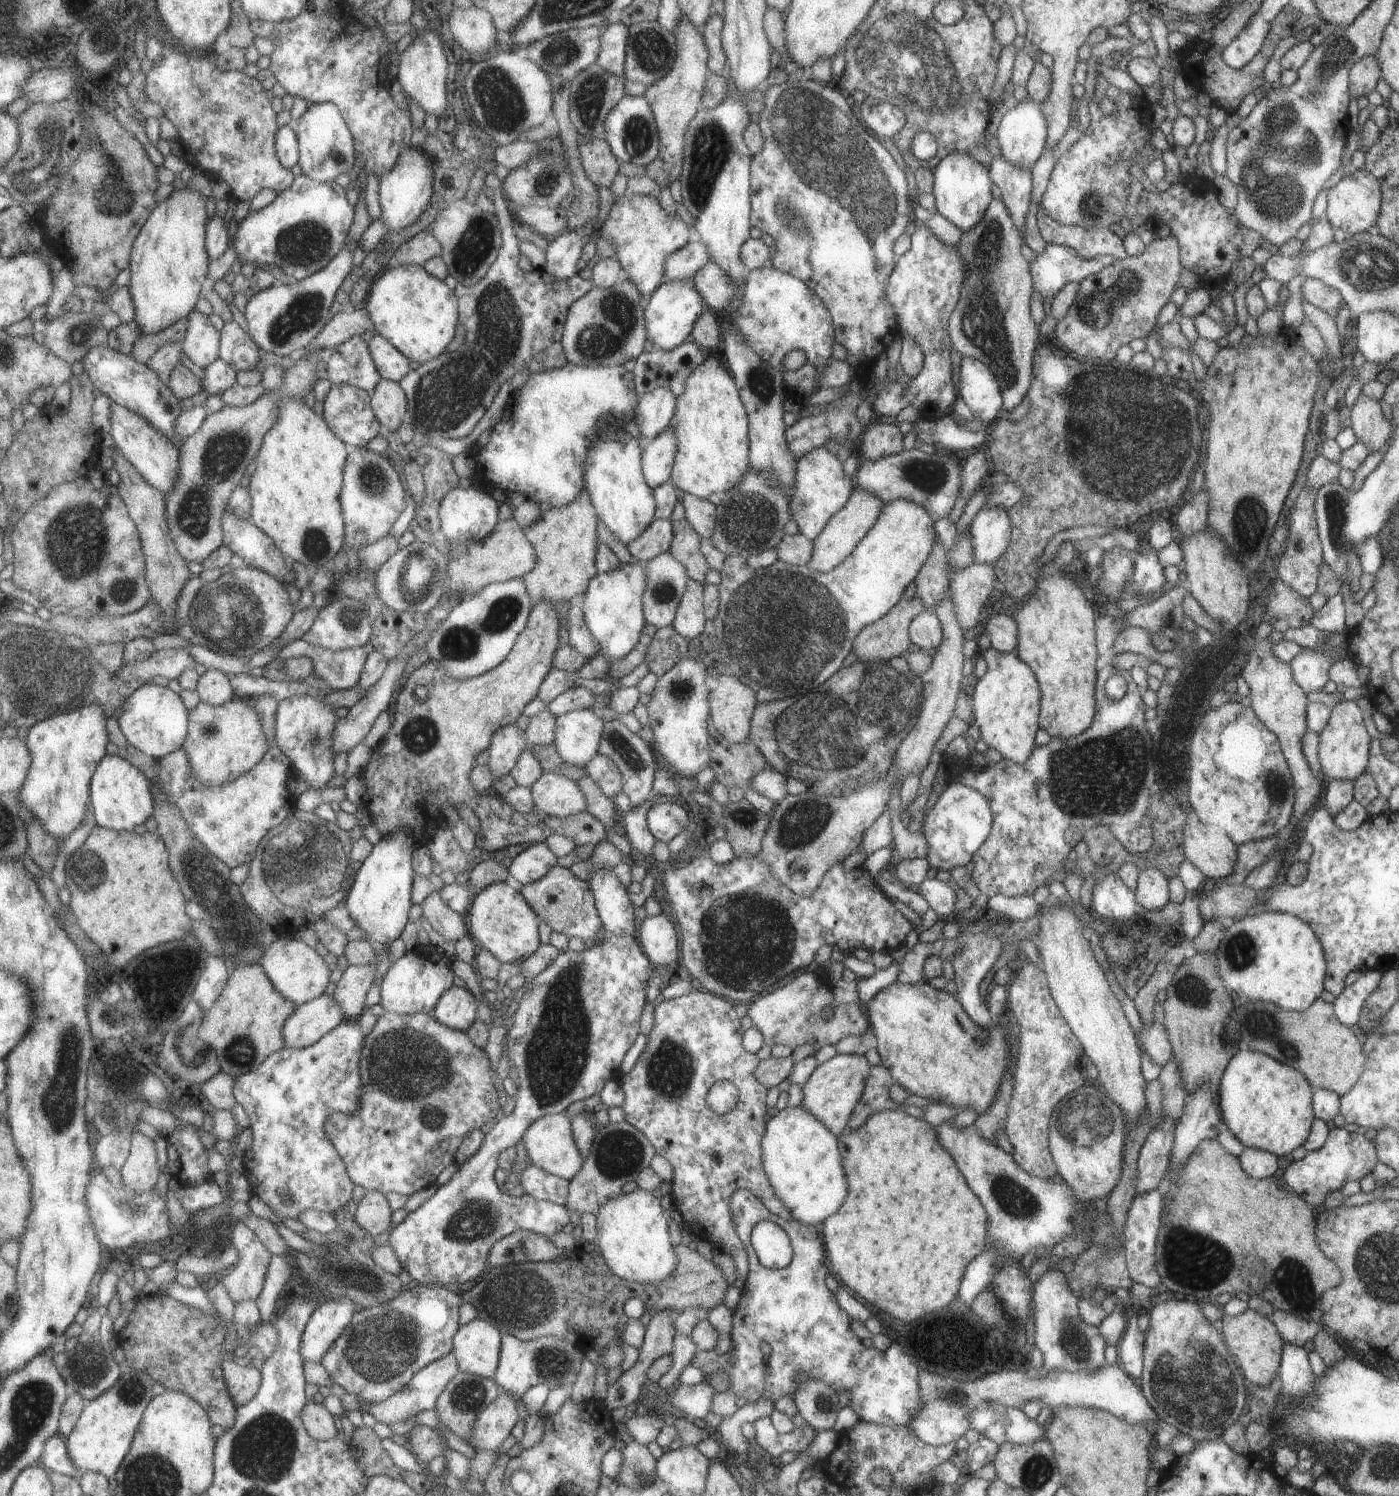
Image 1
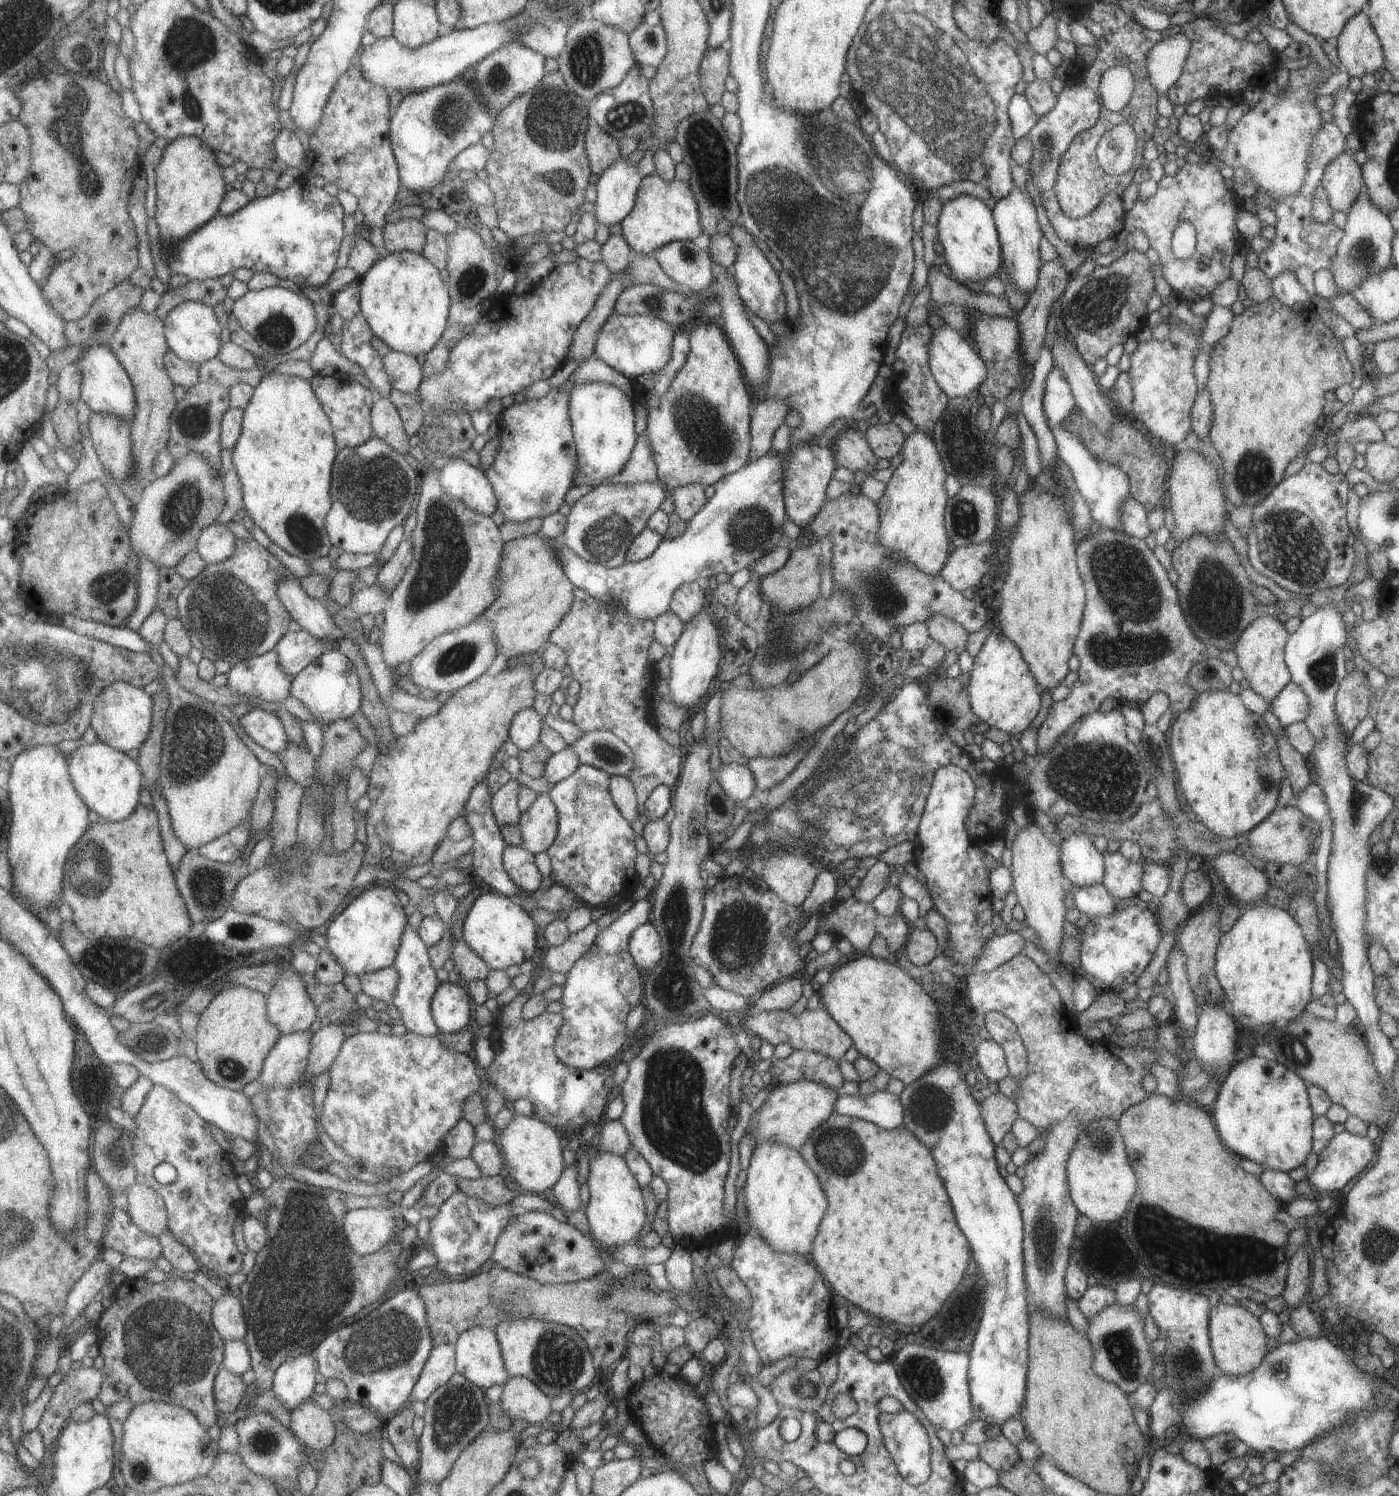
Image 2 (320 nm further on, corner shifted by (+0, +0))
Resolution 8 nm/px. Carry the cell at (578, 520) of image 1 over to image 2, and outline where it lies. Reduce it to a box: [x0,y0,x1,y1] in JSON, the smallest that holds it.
[480,533,574,659]

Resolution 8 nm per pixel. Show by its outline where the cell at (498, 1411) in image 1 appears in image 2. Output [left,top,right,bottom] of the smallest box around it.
[500,1377,550,1424]

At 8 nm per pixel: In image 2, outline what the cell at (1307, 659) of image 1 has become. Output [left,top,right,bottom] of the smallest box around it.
[1268,681,1307,727]

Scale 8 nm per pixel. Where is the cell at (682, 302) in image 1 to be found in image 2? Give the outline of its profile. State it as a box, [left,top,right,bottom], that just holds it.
[593,310,674,380]

